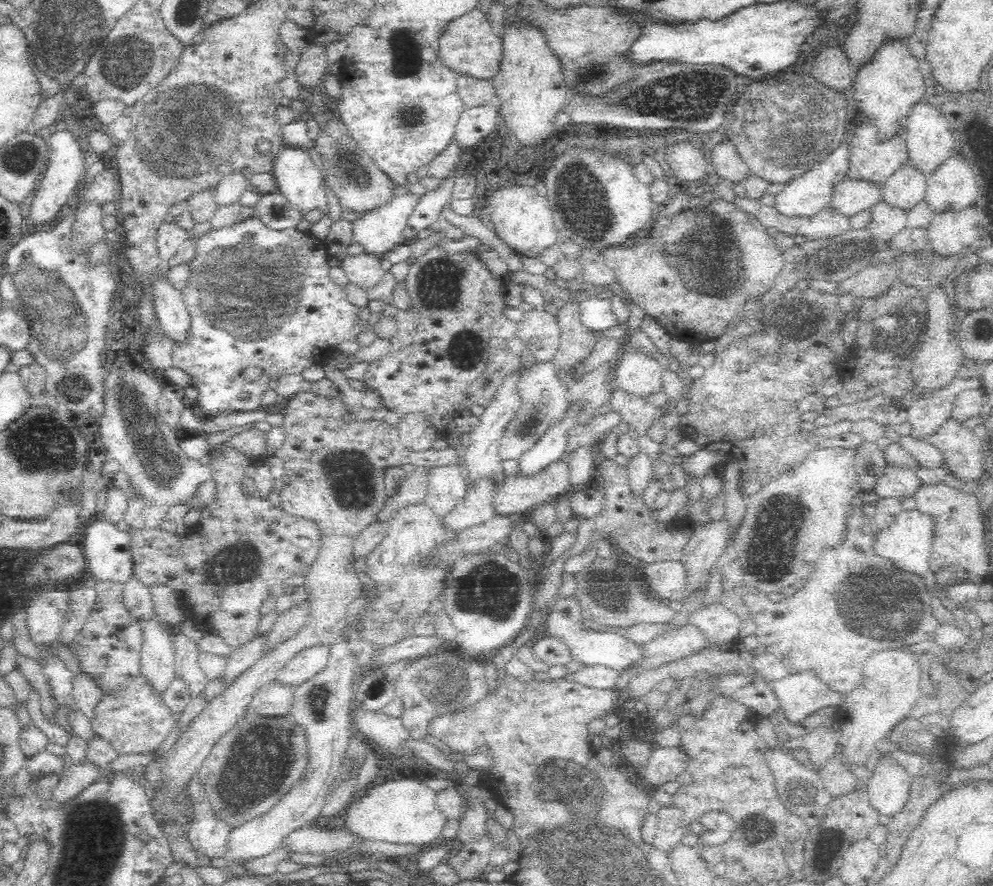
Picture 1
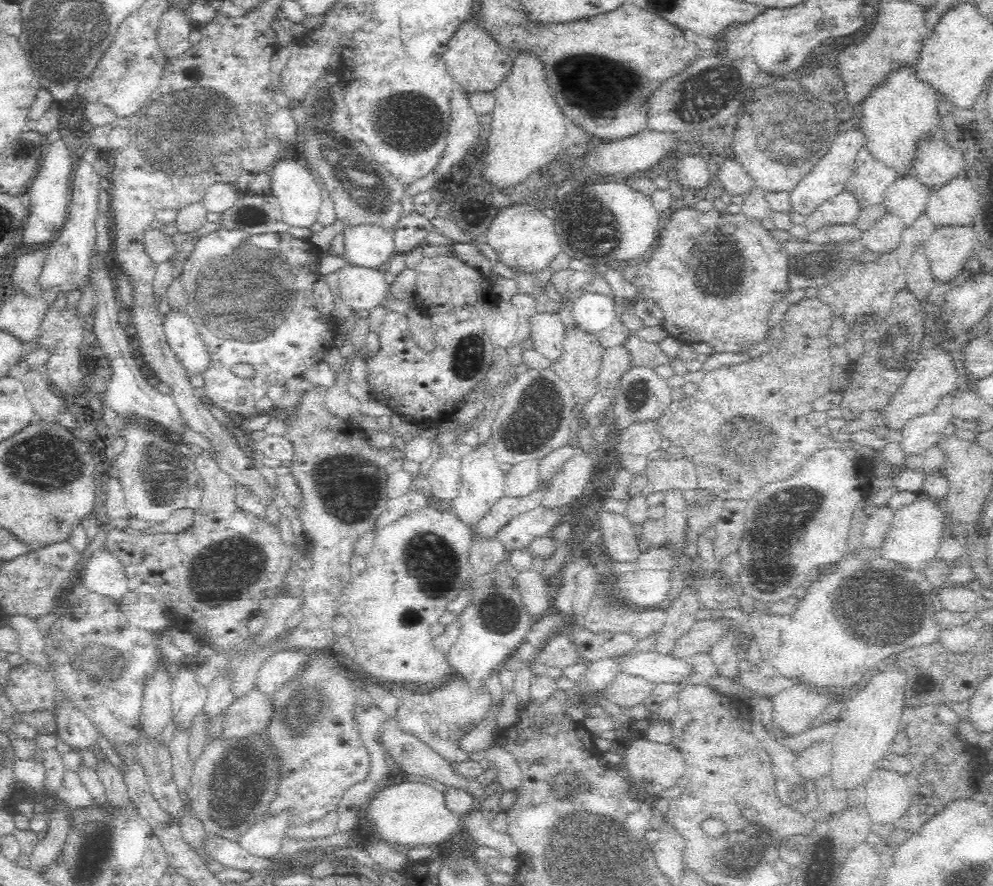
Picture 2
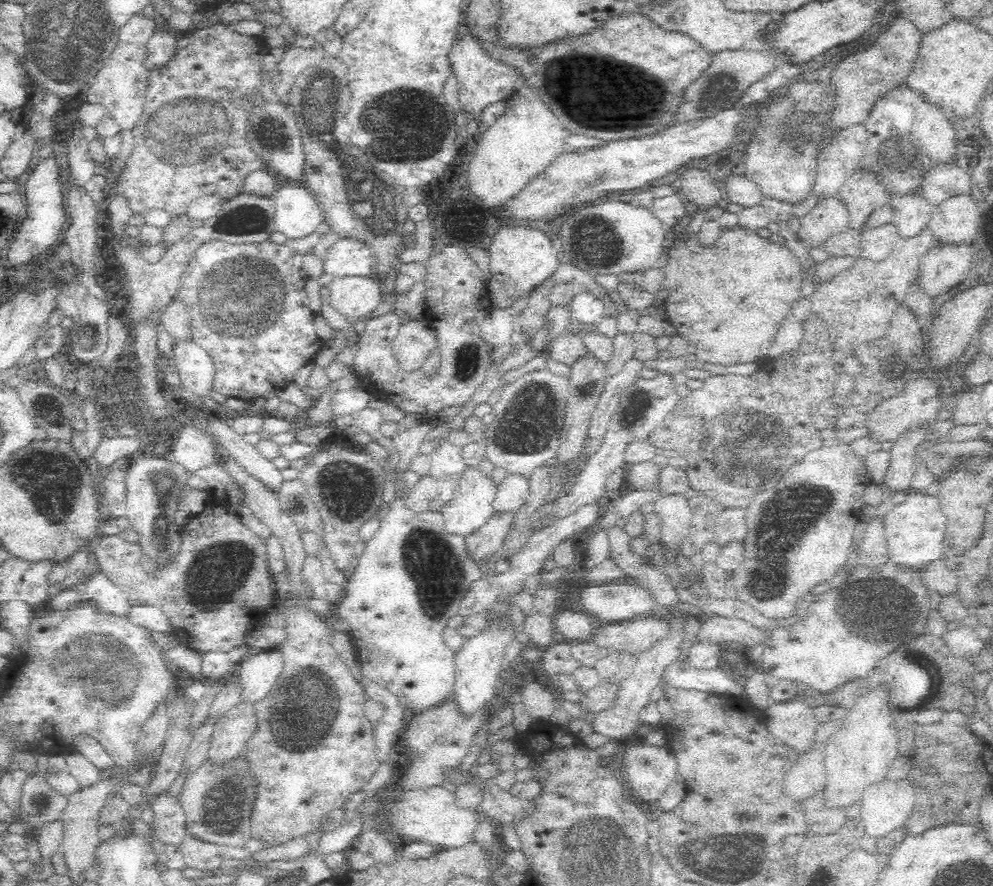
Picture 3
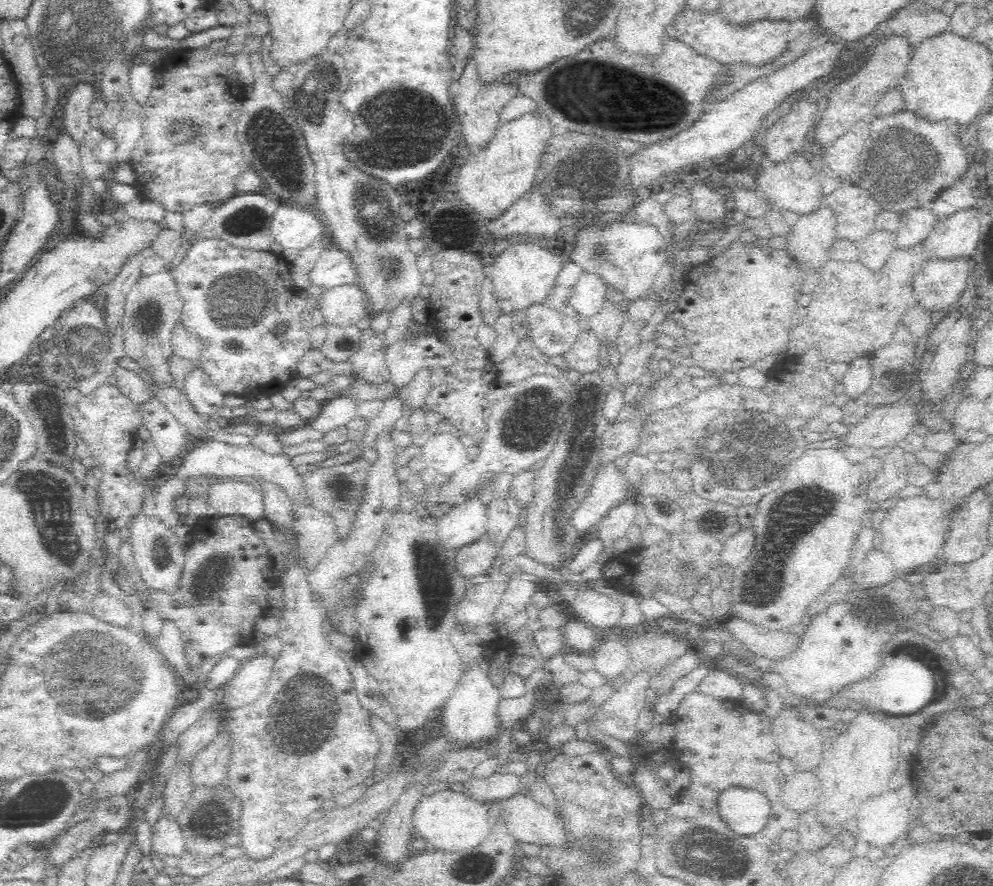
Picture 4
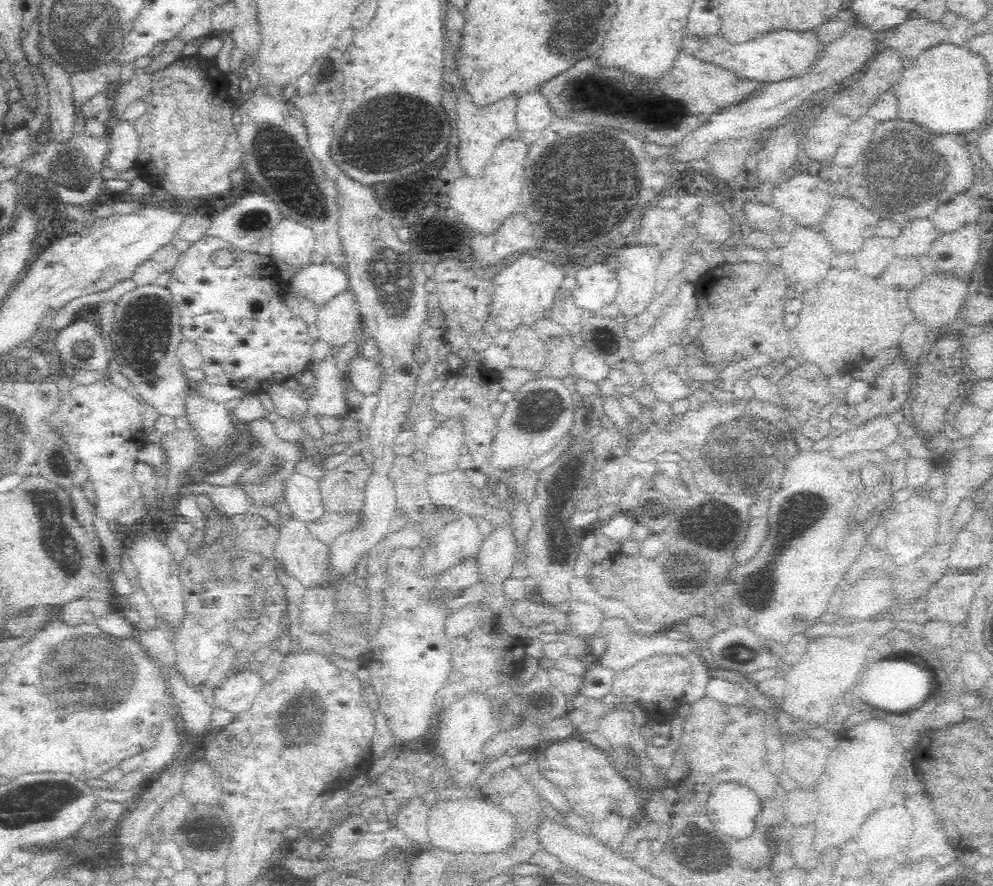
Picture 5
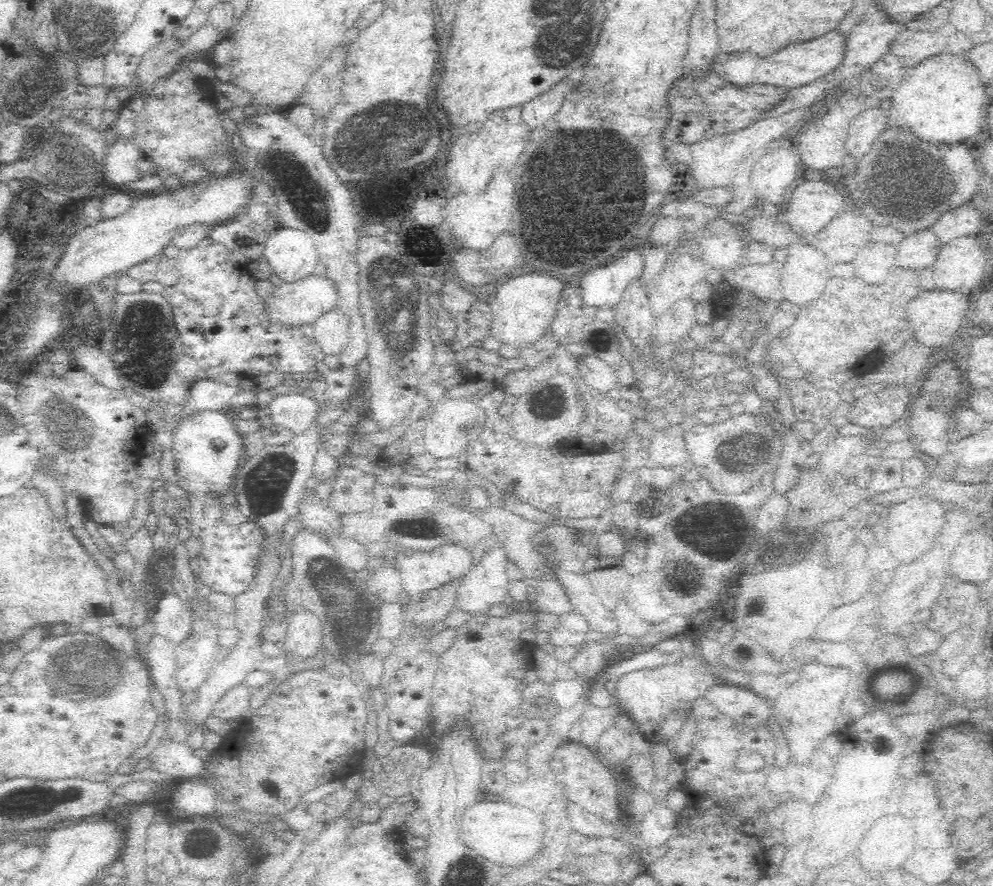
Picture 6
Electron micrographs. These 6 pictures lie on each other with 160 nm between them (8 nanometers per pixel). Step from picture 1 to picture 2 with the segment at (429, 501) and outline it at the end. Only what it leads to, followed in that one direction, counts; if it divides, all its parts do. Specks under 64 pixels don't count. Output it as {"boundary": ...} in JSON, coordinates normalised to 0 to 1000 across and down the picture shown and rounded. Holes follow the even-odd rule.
{"boundary":[[[443,512],[441,521],[435,524],[435,528],[431,530],[431,540],[437,558],[443,564],[453,567],[459,560],[461,553],[461,530],[463,530],[463,519]]]}

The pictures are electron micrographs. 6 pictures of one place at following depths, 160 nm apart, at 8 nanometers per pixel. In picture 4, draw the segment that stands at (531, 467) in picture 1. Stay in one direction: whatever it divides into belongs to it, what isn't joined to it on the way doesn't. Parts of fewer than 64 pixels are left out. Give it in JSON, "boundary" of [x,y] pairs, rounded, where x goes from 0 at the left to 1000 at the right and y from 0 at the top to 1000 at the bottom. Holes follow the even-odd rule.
{"boundary":[[[510,562],[510,564],[497,564],[491,576],[491,607],[497,614],[497,628],[504,630],[504,623],[514,607],[516,598],[520,596],[524,578],[522,571]]]}

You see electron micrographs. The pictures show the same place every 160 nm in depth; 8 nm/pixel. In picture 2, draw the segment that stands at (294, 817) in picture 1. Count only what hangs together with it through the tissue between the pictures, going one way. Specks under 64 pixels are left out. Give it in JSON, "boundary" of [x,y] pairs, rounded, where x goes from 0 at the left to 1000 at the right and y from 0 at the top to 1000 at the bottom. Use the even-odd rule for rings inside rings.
{"boundary":[[[290,921],[270,922],[260,924],[250,939],[247,939],[239,950],[254,968],[272,967],[281,962],[283,947],[288,942]]]}

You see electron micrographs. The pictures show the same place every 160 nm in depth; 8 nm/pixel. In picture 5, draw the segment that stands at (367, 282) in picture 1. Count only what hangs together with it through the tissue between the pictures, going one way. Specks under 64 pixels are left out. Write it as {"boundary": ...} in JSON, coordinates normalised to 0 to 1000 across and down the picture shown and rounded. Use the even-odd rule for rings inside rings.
{"boundary":[[[352,328],[334,336],[317,356],[318,362],[314,369],[316,379],[328,386],[335,395],[350,395],[350,386],[365,379],[363,356]]]}

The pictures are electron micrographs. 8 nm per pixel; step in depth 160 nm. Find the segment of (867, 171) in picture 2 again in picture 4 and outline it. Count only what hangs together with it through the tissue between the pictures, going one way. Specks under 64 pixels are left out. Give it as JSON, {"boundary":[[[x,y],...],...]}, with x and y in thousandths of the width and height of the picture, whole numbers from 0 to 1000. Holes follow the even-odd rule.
{"boundary":[[[848,205],[844,214],[832,221],[834,237],[840,242],[842,266],[846,260],[848,271],[866,271],[878,262],[878,253],[884,244],[884,233],[874,223],[874,219],[856,205]],[[882,260],[880,264],[876,264],[876,266],[864,278],[864,284],[866,284],[866,291],[864,291],[864,293],[866,293],[866,298],[870,298],[874,305],[884,307],[884,305],[894,296],[894,291],[898,289],[898,282],[900,282],[900,264]]]}

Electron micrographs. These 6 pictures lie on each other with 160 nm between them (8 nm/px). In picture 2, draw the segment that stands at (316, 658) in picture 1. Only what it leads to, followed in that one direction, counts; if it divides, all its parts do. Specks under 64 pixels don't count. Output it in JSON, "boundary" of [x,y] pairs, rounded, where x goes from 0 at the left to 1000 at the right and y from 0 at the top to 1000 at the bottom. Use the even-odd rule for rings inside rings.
{"boundary":[[[284,736],[276,740],[267,742],[268,745],[264,747],[260,763],[258,763],[258,777],[264,783],[276,783],[282,774],[286,774],[302,754],[302,749],[306,747],[306,738],[302,736]]]}

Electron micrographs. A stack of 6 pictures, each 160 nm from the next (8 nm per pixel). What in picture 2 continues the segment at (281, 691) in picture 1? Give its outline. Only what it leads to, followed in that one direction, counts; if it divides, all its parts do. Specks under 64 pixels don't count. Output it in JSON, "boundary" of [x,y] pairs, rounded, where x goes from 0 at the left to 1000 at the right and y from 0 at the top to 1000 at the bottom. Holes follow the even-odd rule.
{"boundary":[[[260,779],[238,790],[224,810],[224,835],[246,835],[254,828],[264,828],[272,813],[272,790]]]}

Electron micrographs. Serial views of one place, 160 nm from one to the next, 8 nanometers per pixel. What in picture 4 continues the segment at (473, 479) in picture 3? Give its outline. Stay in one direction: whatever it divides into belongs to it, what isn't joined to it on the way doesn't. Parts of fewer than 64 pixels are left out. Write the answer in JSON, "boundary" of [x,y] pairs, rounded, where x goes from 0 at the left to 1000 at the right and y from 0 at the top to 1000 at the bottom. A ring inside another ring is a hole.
{"boundary":[[[477,564],[453,576],[439,591],[439,603],[449,623],[461,623],[465,616],[471,616],[489,603],[487,573]]]}

